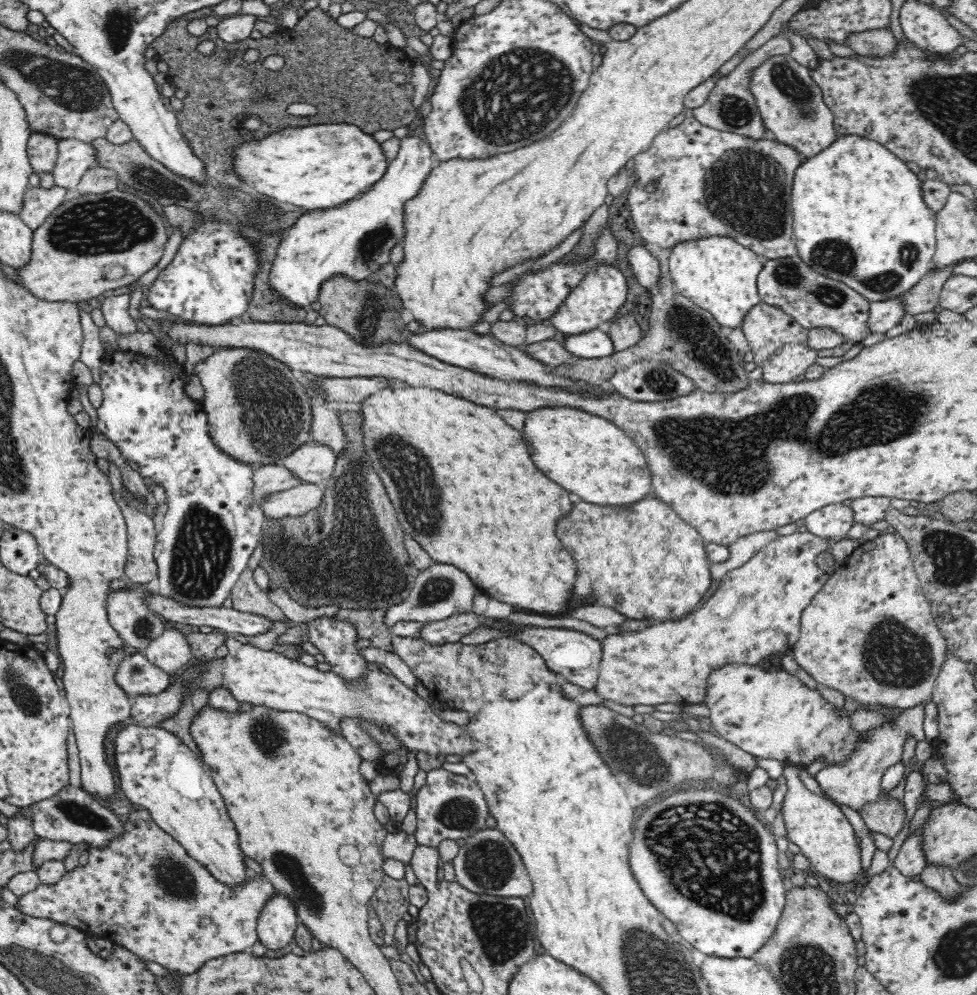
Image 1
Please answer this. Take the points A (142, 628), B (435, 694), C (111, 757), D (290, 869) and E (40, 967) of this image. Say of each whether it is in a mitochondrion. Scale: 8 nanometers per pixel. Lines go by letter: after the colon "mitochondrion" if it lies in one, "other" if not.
A: mitochondrion
B: other
C: other
D: mitochondrion
E: mitochondrion

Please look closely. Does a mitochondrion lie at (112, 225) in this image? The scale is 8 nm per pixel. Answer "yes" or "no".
yes

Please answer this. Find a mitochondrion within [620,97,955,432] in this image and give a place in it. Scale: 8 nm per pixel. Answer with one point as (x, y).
(746, 191)

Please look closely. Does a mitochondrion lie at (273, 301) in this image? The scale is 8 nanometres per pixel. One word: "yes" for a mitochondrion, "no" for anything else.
no

